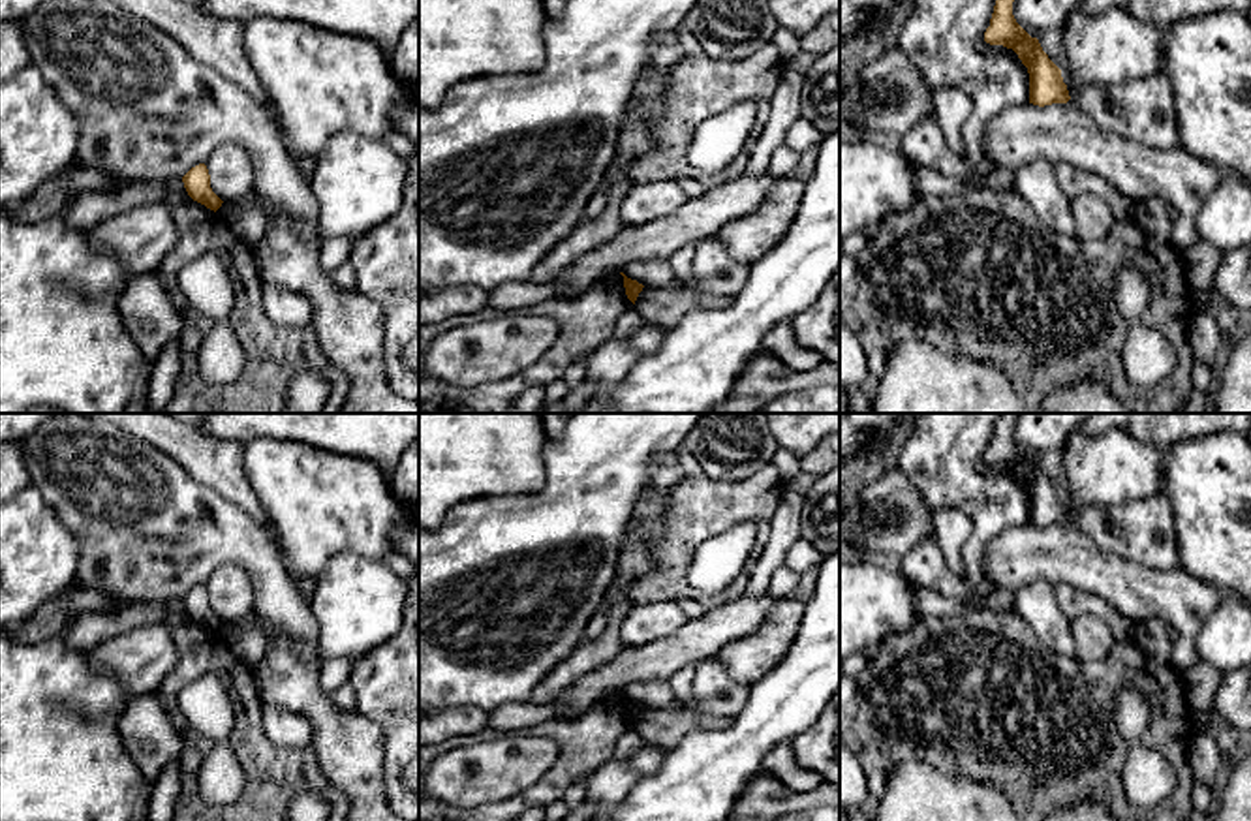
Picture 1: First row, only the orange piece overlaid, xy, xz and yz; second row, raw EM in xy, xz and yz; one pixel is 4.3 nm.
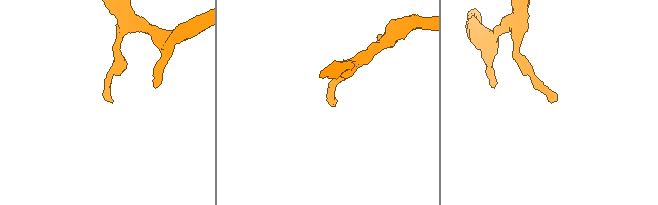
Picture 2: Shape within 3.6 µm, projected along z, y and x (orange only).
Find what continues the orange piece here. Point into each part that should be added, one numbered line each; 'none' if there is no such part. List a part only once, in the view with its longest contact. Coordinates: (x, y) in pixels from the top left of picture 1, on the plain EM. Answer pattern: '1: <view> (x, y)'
none

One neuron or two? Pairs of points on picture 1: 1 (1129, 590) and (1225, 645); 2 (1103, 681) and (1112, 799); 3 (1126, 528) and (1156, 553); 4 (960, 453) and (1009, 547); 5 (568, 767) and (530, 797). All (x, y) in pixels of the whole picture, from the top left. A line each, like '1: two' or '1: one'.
1: two
2: one
3: one
4: two
5: one

